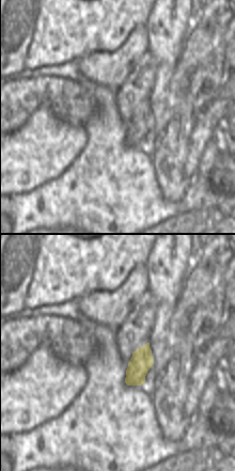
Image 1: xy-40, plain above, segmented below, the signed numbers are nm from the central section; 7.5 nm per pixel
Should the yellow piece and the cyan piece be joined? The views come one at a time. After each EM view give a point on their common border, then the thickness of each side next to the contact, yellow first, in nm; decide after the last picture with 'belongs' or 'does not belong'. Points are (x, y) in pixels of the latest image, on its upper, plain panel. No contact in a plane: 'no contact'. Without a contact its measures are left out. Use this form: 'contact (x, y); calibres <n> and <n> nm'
no contact

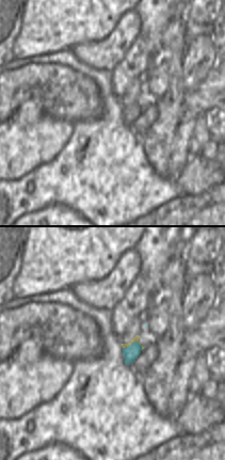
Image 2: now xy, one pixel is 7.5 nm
contact (132, 102); calibres 40 and 120 nm

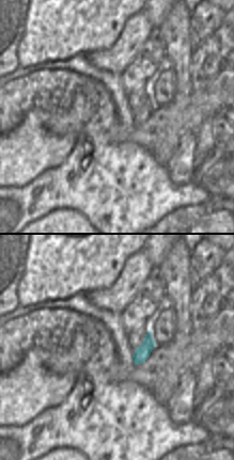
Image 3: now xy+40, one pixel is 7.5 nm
no contact

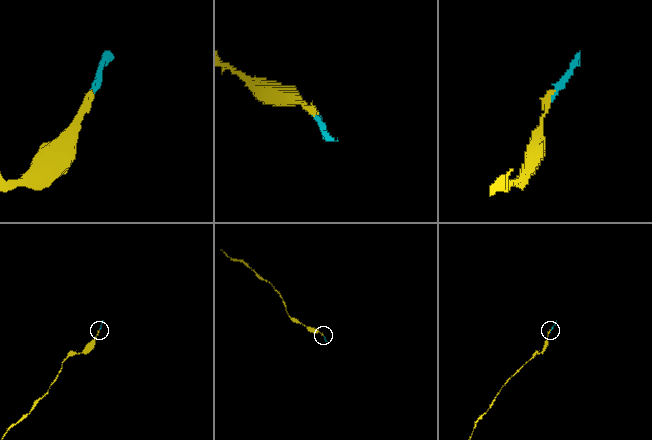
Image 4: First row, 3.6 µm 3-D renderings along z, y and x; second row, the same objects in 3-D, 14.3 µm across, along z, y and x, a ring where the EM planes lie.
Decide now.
belongs

